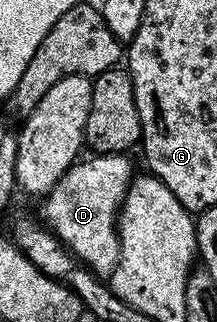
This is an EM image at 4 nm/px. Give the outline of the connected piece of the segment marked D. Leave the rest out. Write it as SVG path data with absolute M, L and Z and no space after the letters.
M105 152L103 154L89 155L89 160L85 158L77 159L66 174L47 192L43 197L40 212L43 223L49 228L60 241L68 247L69 252L76 257L79 263L85 268L91 268L95 276L101 278L111 277L112 271L118 266L120 257L120 234L118 231L118 213L124 195L128 192L128 186L133 179L132 164L127 159L127 155L118 152Z

